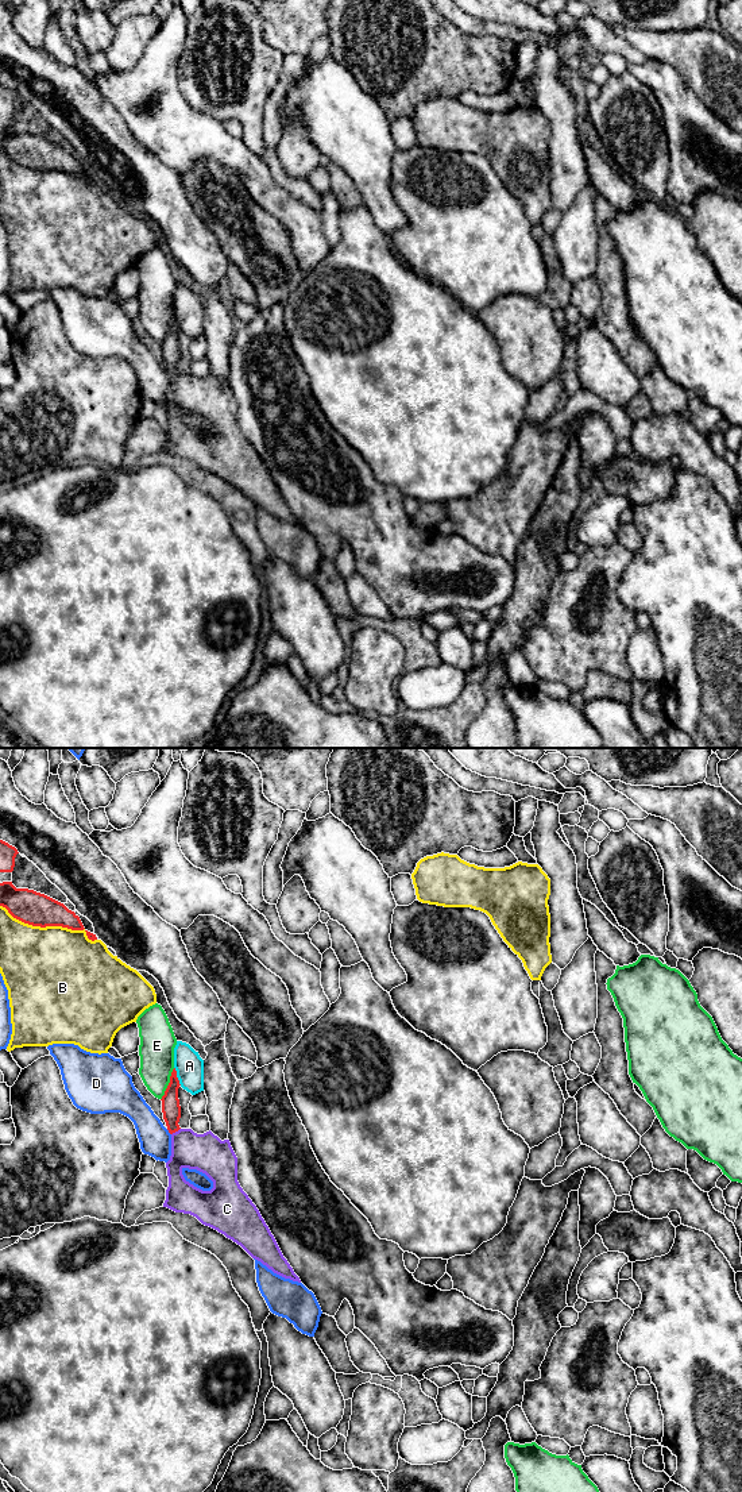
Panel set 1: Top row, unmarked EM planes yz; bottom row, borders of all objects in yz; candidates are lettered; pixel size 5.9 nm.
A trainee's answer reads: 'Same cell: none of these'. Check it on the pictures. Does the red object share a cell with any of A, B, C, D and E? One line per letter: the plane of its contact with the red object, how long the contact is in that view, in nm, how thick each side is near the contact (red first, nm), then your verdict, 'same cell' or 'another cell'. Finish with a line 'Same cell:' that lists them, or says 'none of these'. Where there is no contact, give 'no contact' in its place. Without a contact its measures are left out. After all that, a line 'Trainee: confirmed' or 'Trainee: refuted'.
A: yz | 120 nm | 110/170 nm | another cell
B: yz | 600 nm | 200/480 nm | another cell
C: yz | 70 nm | 110/220 nm | same cell
D: yz | 50 nm | 110/190 nm | another cell
E: yz | 200 nm | 110/200 nm | another cell
Same cell: C
Trainee: refuted

